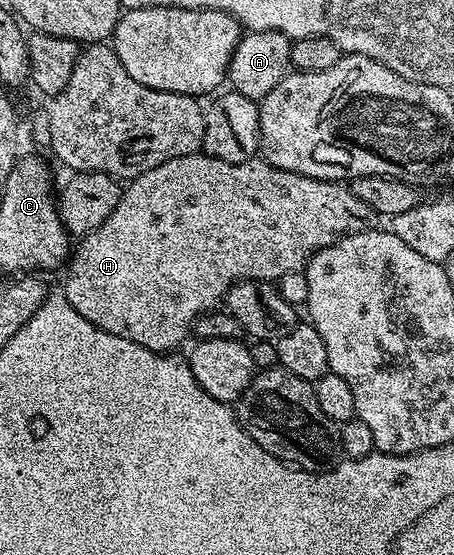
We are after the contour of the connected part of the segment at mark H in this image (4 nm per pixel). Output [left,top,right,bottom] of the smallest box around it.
[64,152,380,353]

